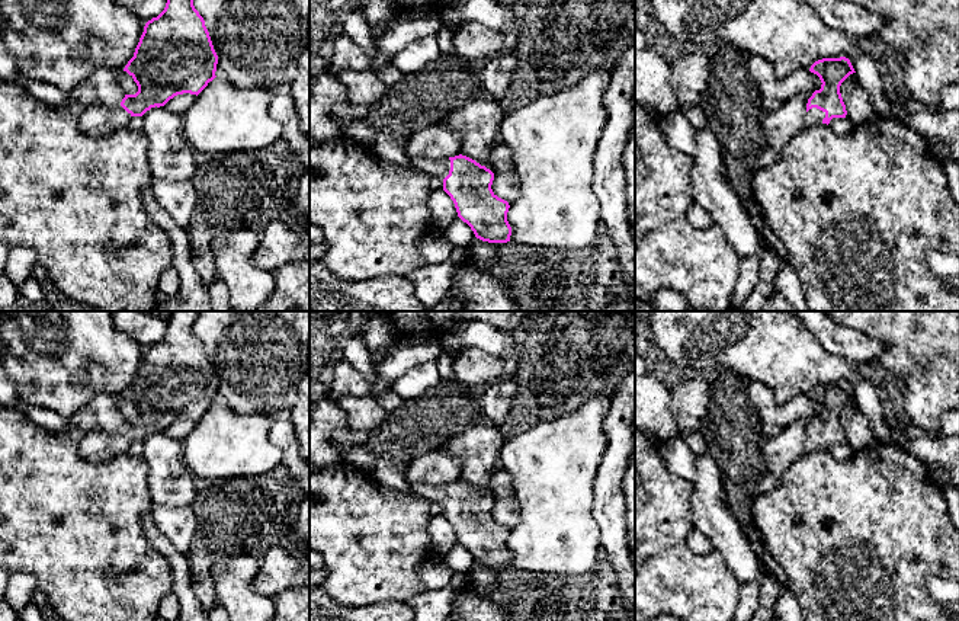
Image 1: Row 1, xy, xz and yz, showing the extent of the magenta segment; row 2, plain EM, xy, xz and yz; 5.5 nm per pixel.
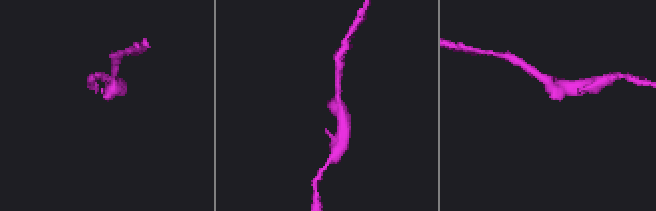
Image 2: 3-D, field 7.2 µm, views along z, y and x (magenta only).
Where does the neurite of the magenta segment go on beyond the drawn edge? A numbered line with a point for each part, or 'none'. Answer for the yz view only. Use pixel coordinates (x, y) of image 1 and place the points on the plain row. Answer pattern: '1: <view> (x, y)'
1: yz (814, 442)

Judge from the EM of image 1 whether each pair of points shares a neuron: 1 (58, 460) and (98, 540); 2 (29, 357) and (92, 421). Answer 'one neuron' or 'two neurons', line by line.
1: one neuron
2: two neurons

